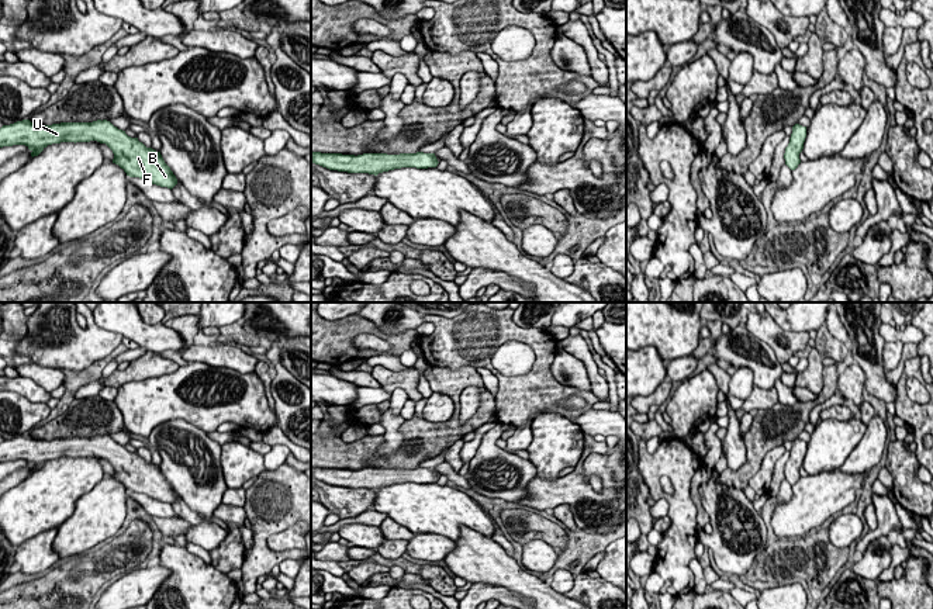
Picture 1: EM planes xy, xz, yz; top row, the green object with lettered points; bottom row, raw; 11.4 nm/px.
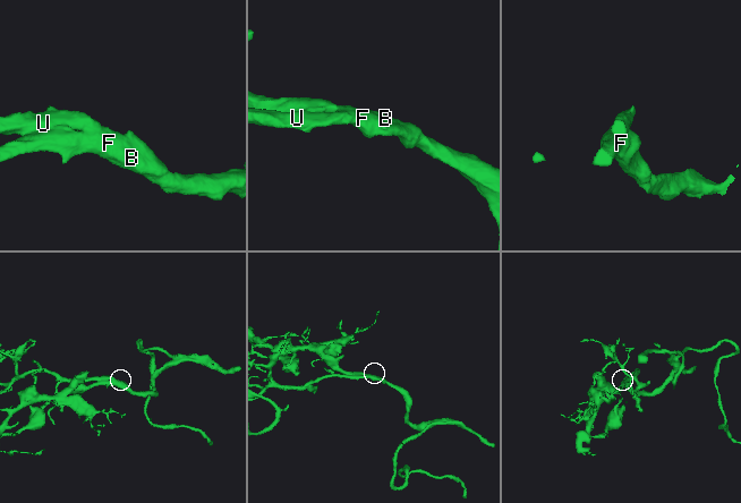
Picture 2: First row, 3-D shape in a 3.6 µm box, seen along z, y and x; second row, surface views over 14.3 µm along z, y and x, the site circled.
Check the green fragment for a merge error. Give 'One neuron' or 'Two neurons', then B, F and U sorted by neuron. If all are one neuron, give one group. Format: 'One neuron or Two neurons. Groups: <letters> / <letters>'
One neuron. Groups: B F U

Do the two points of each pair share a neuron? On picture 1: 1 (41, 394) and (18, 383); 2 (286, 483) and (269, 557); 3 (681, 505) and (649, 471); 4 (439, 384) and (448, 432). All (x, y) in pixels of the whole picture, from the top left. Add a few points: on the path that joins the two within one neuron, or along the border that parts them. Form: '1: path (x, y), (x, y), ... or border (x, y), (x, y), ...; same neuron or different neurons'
1: path (35, 394), (24, 386); same neuron
2: path (276, 501), (261, 539); same neuron
3: path (681, 492), (681, 484), (669, 471), (662, 471); same neuron
4: path (452, 393), (456, 398), (455, 419); same neuron

